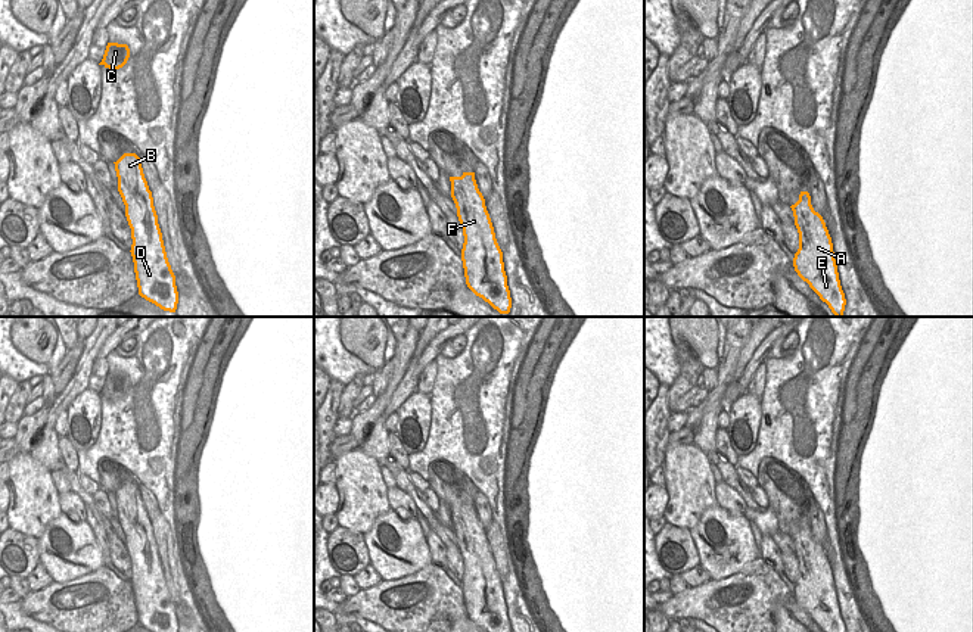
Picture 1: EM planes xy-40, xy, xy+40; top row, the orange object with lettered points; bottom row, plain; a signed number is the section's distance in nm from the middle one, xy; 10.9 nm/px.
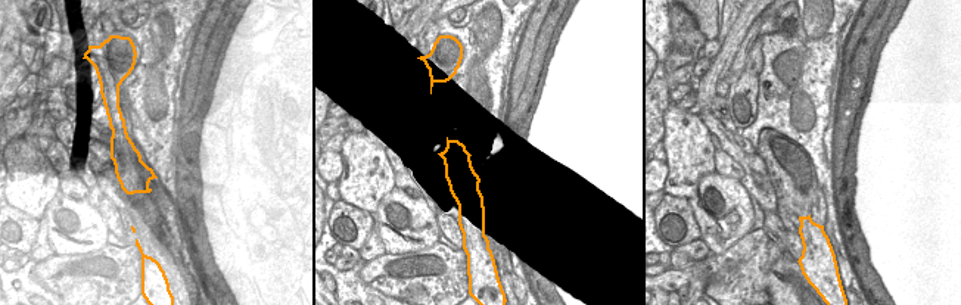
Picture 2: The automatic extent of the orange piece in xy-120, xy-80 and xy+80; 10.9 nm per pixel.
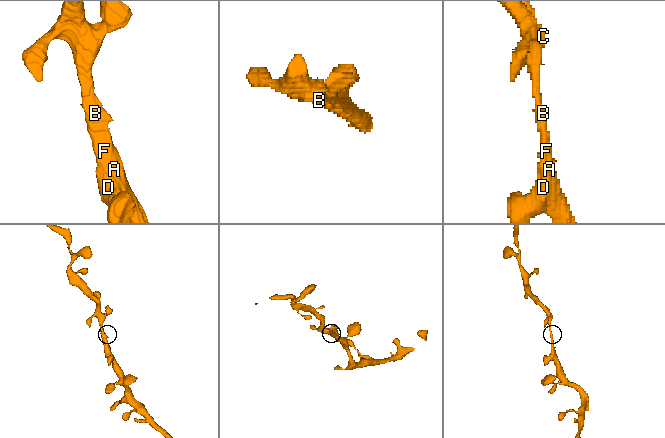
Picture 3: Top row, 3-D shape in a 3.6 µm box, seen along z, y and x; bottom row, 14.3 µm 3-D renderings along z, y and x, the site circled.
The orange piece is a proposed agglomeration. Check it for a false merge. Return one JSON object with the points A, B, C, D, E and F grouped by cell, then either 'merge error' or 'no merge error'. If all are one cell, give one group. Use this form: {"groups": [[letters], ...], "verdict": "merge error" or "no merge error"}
{"groups": [["A", "B", "C", "D", "E", "F"]], "verdict": "no merge error"}

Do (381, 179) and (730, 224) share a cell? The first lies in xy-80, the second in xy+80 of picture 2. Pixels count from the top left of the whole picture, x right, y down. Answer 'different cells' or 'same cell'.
different cells

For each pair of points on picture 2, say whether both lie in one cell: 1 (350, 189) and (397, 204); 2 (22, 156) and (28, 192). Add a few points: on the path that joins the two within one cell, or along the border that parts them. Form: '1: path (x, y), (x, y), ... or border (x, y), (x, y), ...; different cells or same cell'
1: border (394, 186), (372, 214); different cells
2: path (28, 165), (28, 183); same cell

